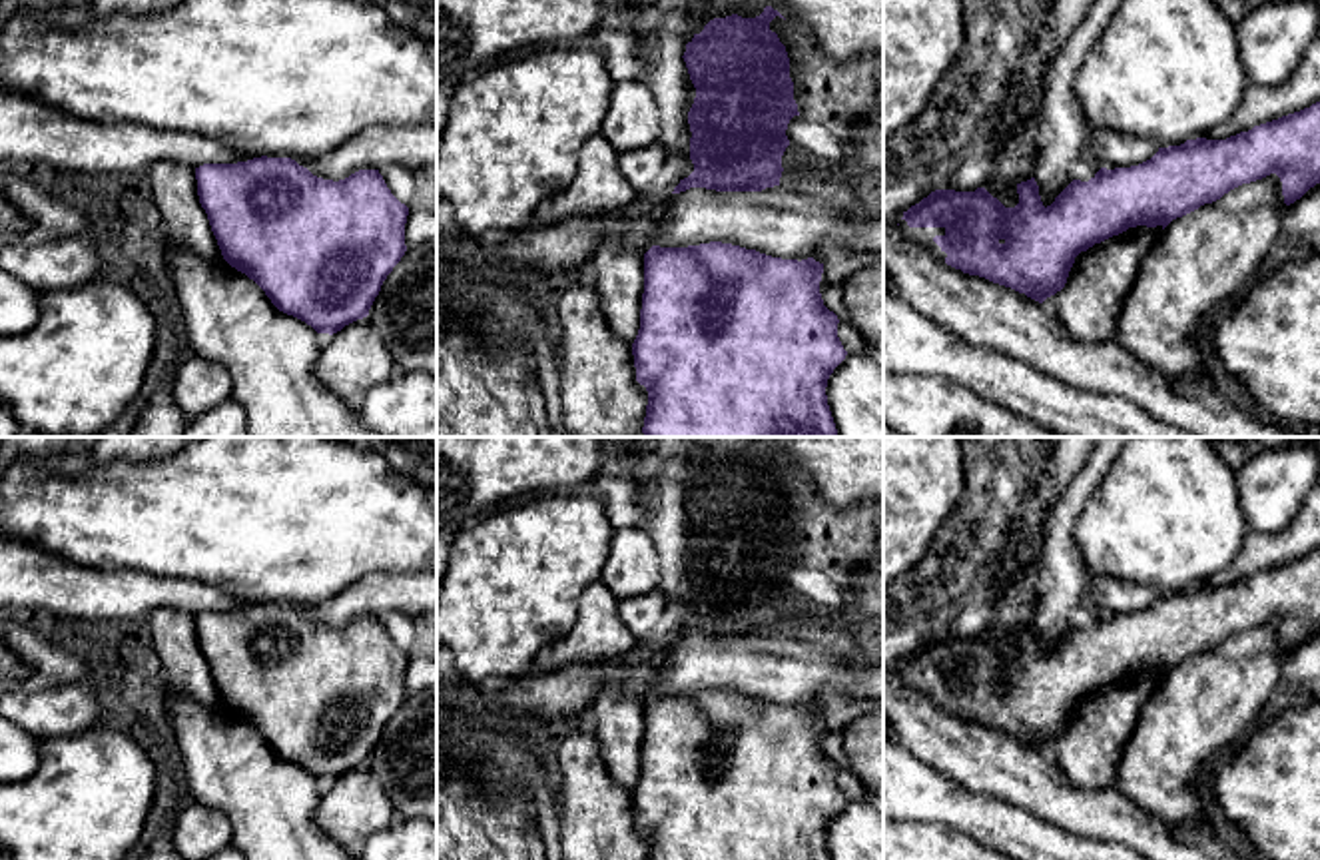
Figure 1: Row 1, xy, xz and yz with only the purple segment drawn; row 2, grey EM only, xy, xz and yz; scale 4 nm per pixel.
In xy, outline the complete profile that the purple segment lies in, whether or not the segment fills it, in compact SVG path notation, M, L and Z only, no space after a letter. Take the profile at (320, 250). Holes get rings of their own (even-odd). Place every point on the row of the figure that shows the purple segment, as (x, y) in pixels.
M253 158L237 164L203 164L195 168L199 204L223 259L253 279L271 303L317 333L337 333L369 315L383 281L407 251L405 223L409 208L387 188L379 170L359 170L333 182L313 176L291 158Z

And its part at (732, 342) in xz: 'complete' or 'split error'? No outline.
complete

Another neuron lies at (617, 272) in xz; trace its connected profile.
M608 241L596 251L588 281L598 293L608 329L632 345L640 329L644 255Z

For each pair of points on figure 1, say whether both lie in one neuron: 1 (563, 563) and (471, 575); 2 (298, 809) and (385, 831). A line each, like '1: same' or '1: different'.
1: same
2: different

